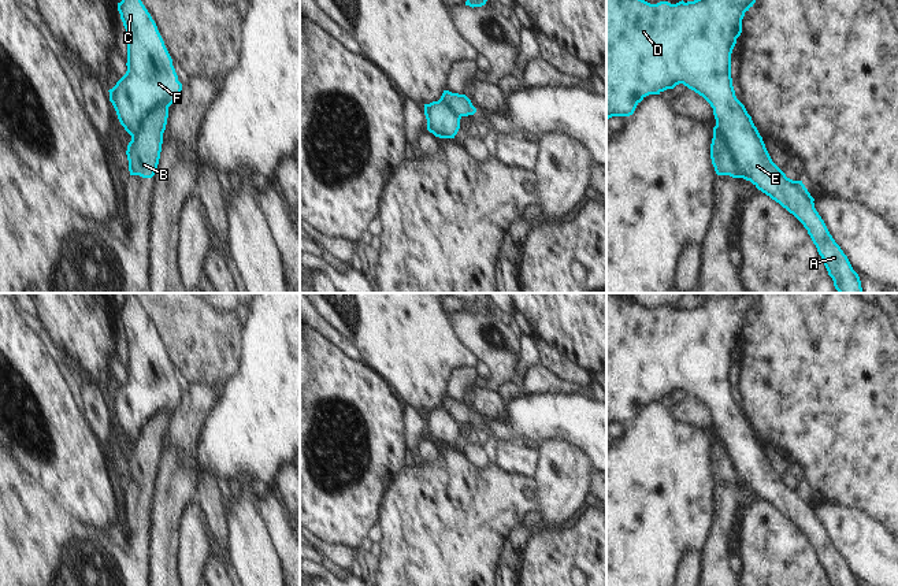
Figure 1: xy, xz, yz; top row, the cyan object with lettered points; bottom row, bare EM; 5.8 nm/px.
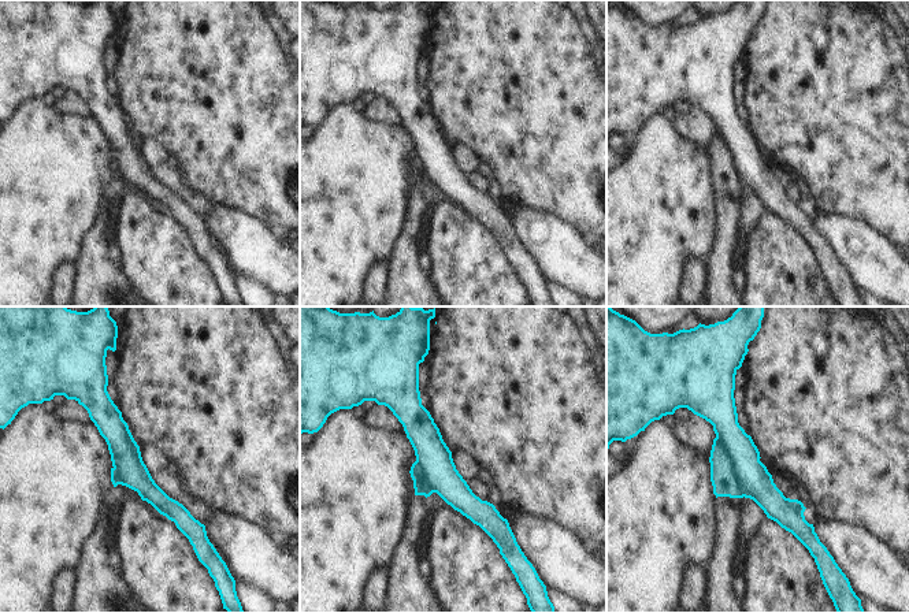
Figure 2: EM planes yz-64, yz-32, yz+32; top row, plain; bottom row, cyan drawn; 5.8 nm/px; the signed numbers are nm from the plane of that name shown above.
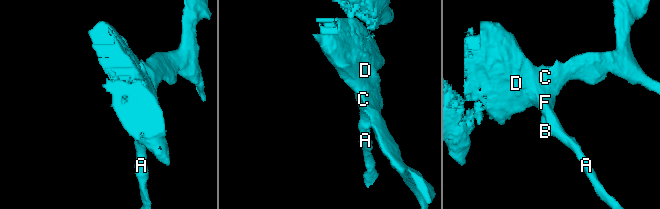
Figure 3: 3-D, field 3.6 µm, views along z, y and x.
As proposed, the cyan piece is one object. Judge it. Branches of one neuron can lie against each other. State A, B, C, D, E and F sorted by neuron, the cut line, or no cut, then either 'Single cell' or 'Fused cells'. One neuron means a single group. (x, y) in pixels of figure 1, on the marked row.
Groups: A C D E F / B. Split along yz (716, 122), (742, 177). Fused cells

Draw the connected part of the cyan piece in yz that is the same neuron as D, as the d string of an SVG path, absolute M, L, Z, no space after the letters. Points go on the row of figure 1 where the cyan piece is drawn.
M606 0L606 122L612 116L630 116L637 105L649 94L660 94L683 84L702 96L713 108L716 123L730 145L742 178L750 181L758 190L779 203L793 214L808 230L819 255L839 293L864 293L858 274L853 270L847 256L830 234L824 220L814 208L802 181L793 181L772 162L762 137L754 126L745 105L736 99L731 78L731 53L736 38L742 33L742 19L756 0L683 0L671 4L660 1L650 4L645 0Z

